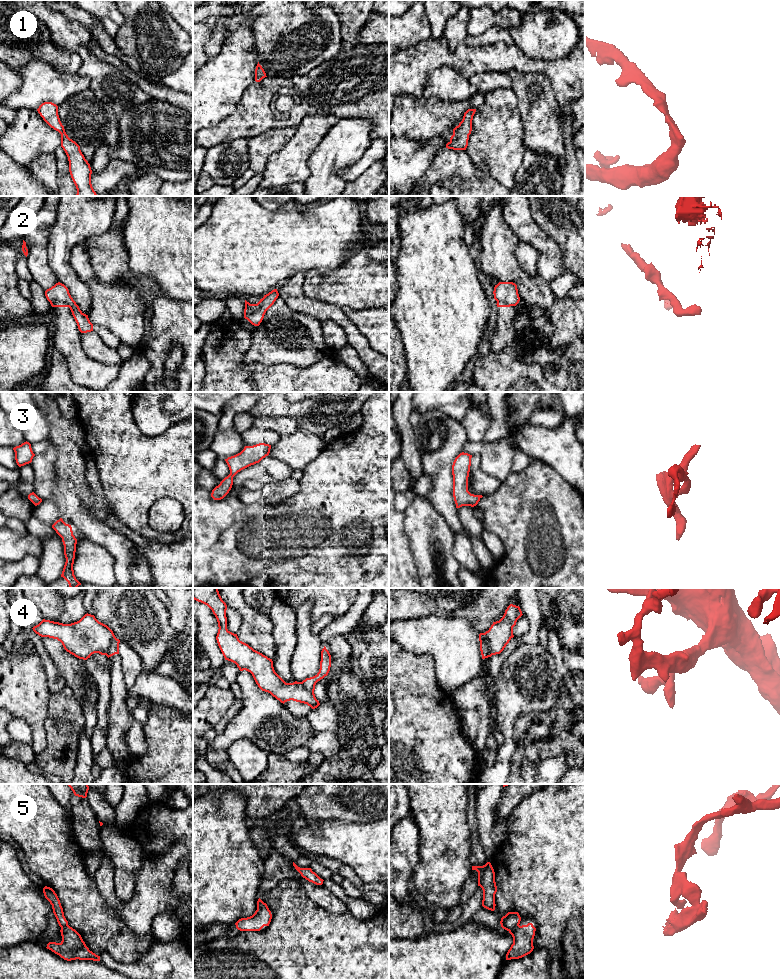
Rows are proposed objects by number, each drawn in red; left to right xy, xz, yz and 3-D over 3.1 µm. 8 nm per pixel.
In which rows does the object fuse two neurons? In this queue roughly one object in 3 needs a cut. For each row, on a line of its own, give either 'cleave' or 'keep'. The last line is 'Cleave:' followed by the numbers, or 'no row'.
1: keep
2: cleave
3: keep
4: cleave
5: cleave
Cleave: 2, 4, 5

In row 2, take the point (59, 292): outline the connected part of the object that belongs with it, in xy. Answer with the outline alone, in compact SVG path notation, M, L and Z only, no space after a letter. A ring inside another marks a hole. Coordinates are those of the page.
M60 282L56 283L45 291L45 296L50 304L53 304L56 301L62 301L68 304L81 333L93 331L93 324L90 322L88 315L80 310L79 306L71 297L68 288L64 284Z

